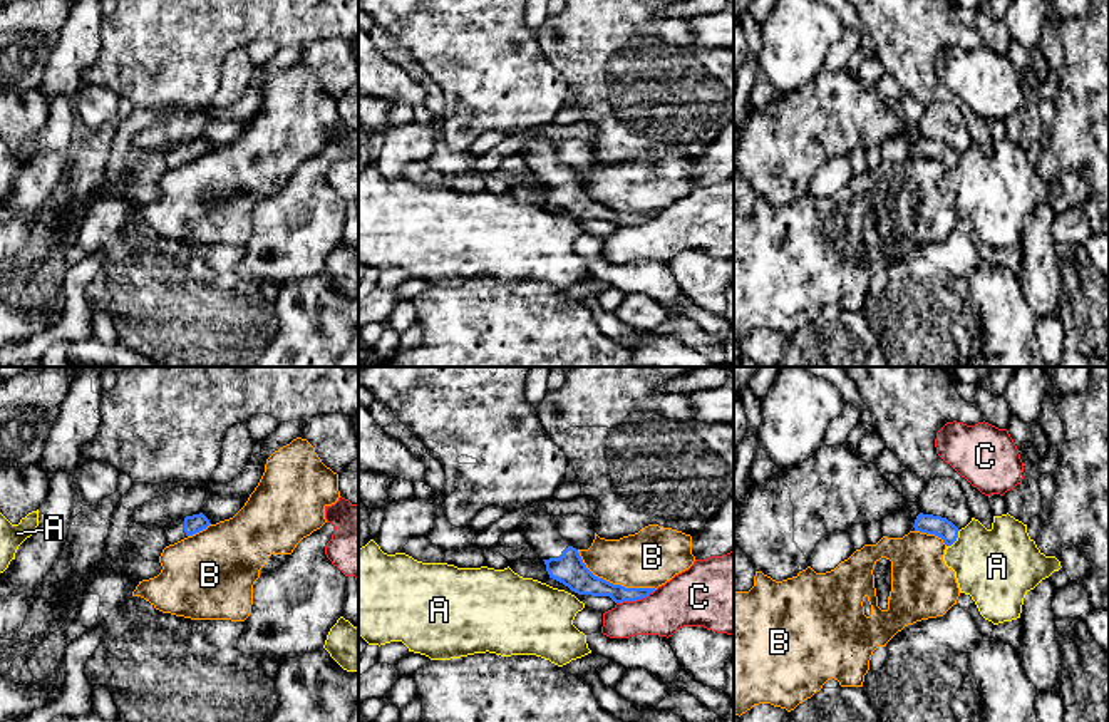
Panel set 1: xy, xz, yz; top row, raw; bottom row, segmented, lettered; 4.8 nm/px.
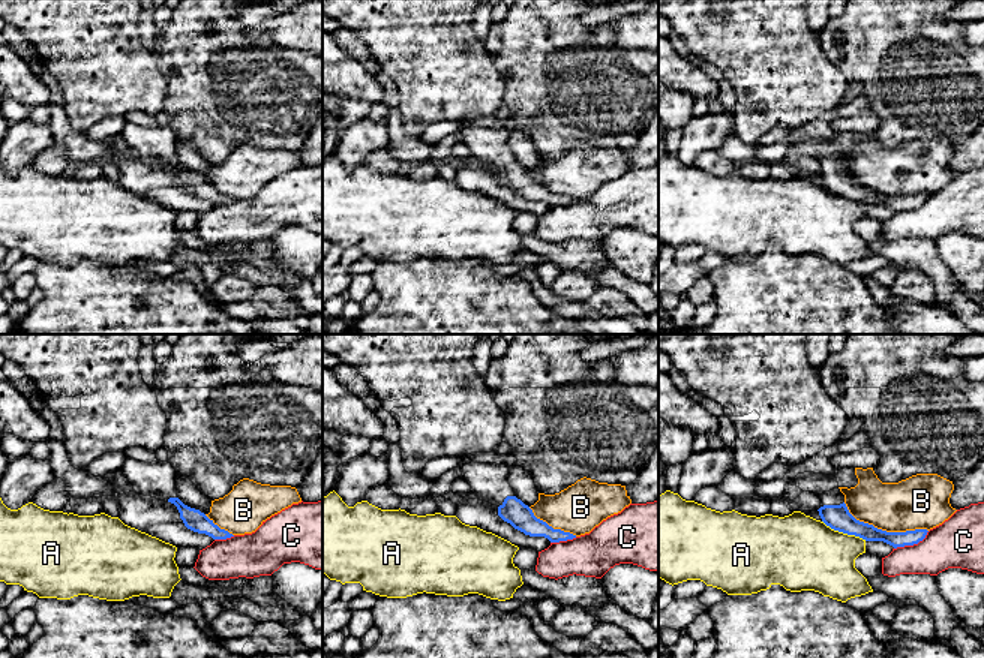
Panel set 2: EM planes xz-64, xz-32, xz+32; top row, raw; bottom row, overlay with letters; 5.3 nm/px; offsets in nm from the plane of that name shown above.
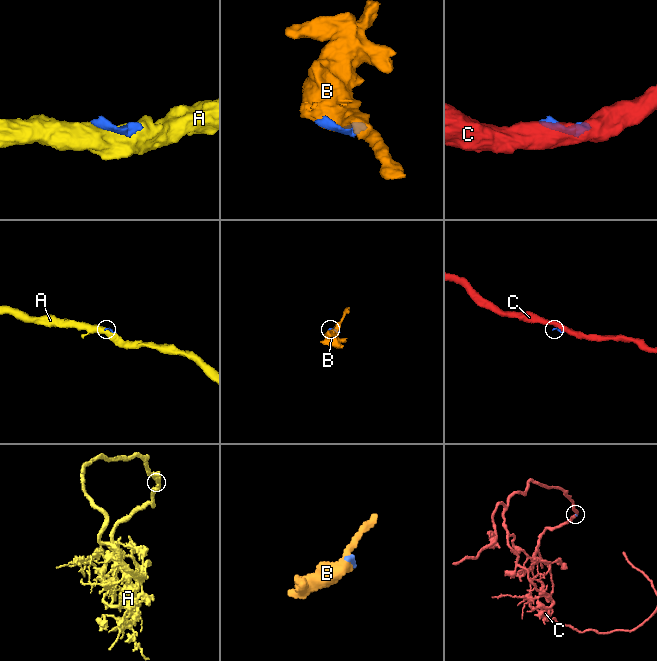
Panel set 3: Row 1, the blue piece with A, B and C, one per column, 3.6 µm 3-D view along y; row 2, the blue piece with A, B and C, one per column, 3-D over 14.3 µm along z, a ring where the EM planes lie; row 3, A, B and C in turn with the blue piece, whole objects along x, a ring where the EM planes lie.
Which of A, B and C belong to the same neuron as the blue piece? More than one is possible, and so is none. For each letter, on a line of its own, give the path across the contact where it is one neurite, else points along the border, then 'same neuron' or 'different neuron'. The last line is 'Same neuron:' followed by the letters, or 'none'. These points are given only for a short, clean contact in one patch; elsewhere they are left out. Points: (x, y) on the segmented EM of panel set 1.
A: different neuron
B: different neuron
C: different neuron
Same neuron: none

